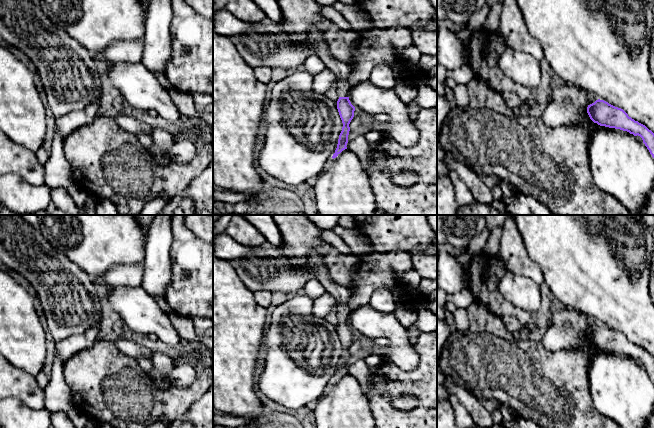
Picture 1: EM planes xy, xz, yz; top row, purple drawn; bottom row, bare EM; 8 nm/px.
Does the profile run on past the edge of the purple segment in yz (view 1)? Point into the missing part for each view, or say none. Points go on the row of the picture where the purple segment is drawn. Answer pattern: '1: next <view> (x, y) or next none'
1: next none

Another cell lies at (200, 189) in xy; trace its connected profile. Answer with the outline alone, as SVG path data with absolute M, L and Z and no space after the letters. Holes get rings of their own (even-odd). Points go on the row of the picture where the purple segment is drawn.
M213 161L185 190L169 198L166 205L156 215L173 215L184 198L193 199L194 215L213 215Z

